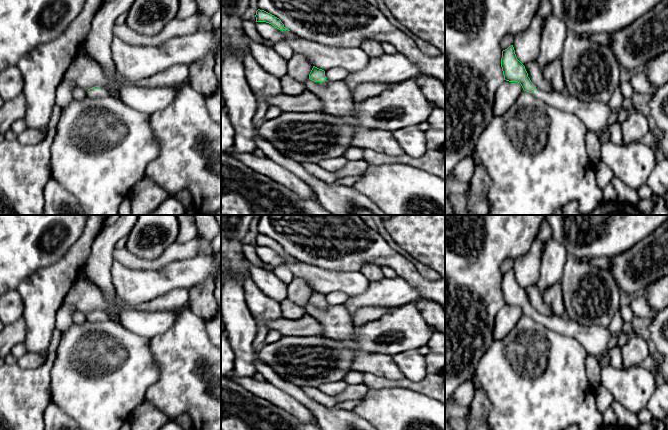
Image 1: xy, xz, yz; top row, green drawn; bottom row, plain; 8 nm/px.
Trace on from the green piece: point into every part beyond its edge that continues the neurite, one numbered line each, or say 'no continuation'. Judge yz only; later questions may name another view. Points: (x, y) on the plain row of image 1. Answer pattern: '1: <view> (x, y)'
1: yz (594, 339)

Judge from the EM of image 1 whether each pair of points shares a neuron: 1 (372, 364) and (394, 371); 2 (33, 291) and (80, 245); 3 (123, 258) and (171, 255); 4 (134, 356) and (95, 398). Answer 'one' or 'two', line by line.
1: one
2: one
3: one
4: one

